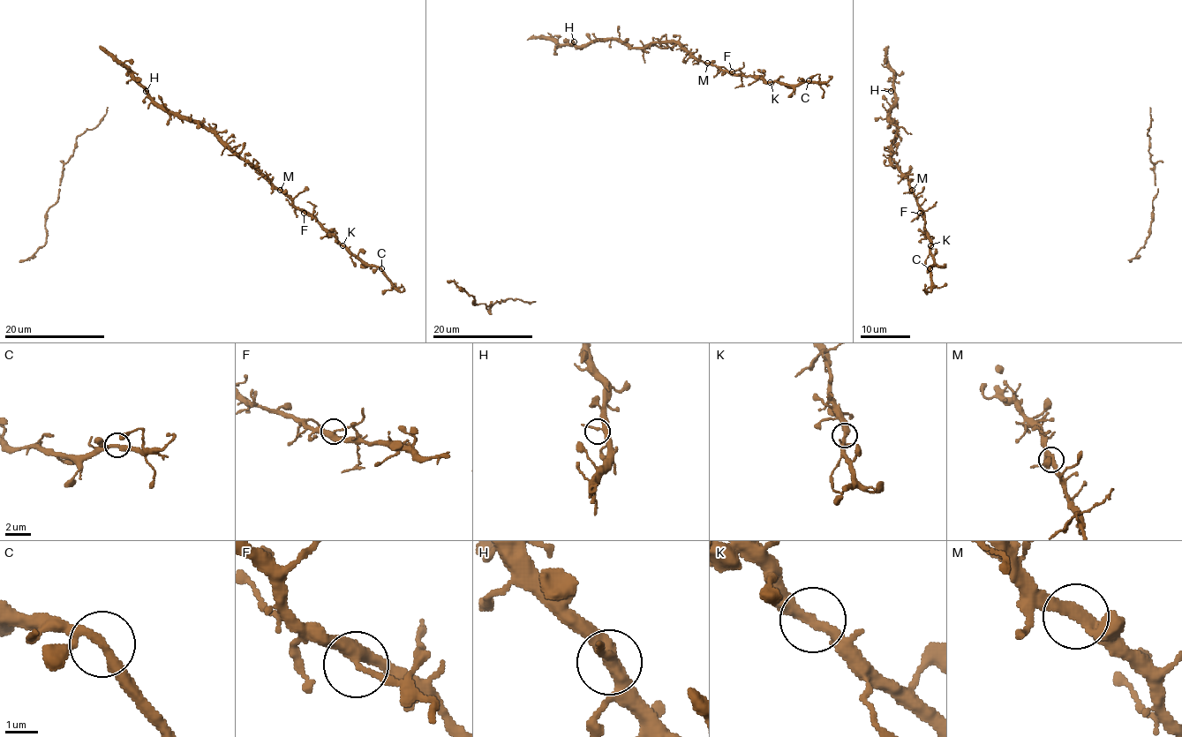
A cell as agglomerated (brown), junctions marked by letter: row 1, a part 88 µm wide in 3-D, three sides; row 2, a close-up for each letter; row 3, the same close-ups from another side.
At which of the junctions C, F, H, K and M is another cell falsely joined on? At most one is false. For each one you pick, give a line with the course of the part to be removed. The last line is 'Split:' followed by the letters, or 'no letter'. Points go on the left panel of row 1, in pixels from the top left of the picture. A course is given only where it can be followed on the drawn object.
F: Course of the part to remove: (304, 213), (309, 215), (313, 213), (313, 206), (307, 201)
Split: F

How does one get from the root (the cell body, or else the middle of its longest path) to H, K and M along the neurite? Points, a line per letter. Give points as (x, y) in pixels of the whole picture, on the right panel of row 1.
H: (903, 75), (895, 76), (894, 87), (891, 91)
K: (903, 75), (895, 76), (894, 102), (889, 109), (895, 126), (891, 161), (907, 178), (923, 210), (930, 245)
M: (903, 75), (895, 76), (894, 102), (889, 109), (889, 117), (895, 126), (891, 161), (907, 178), (912, 190)

